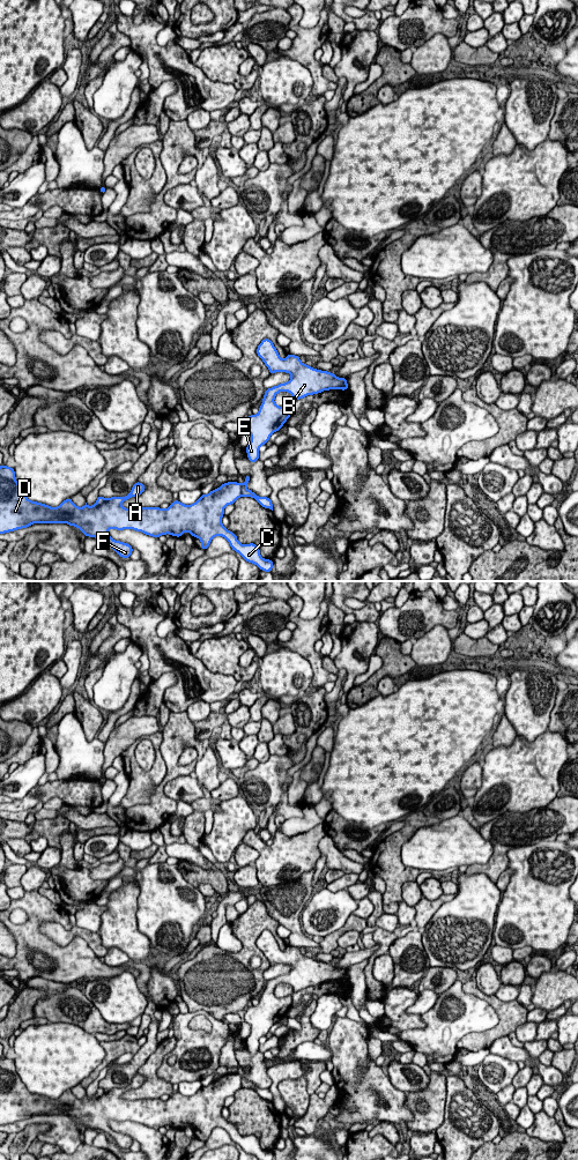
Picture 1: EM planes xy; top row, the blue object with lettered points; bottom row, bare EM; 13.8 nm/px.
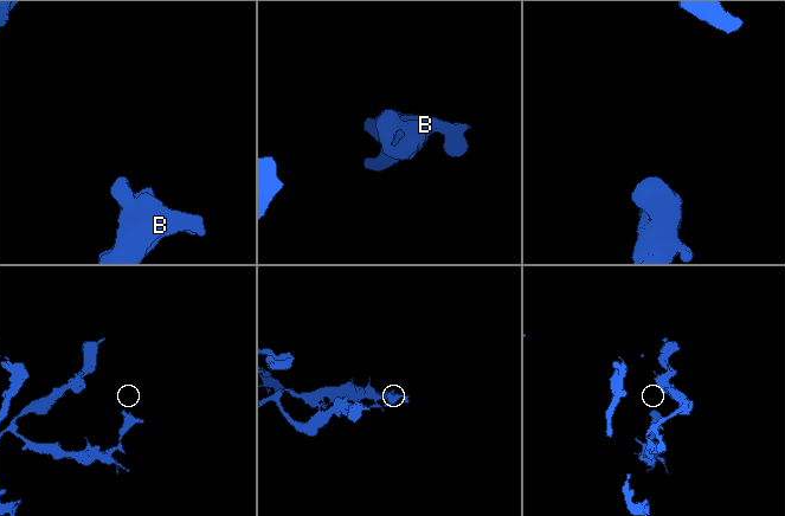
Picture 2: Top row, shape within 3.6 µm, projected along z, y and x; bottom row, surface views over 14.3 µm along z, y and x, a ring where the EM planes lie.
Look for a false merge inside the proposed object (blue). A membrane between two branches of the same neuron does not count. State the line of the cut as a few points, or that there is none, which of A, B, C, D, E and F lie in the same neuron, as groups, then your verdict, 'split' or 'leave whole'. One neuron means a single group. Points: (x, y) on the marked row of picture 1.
cut in xy along (241, 484), (242, 495); A C D F / B E; split

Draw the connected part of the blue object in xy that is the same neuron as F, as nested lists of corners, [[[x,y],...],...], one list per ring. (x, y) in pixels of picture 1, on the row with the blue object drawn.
[[[0,466],[0,534],[28,528],[34,523],[67,523],[79,528],[84,536],[105,541],[121,558],[129,558],[133,548],[128,543],[113,540],[109,529],[133,529],[158,538],[170,534],[180,537],[188,531],[201,541],[200,549],[206,550],[215,536],[224,537],[231,549],[244,560],[257,565],[261,571],[272,572],[273,560],[264,559],[254,543],[242,544],[236,534],[222,525],[224,508],[242,497],[242,484],[227,482],[218,489],[201,497],[191,505],[179,500],[166,508],[126,508],[121,504],[143,493],[146,486],[139,481],[125,497],[104,498],[98,496],[92,506],[87,503],[77,507],[72,498],[58,507],[31,501],[21,489],[14,468]]]

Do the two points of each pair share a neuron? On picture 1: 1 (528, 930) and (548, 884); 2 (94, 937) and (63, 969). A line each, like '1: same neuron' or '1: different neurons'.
1: same neuron
2: different neurons

